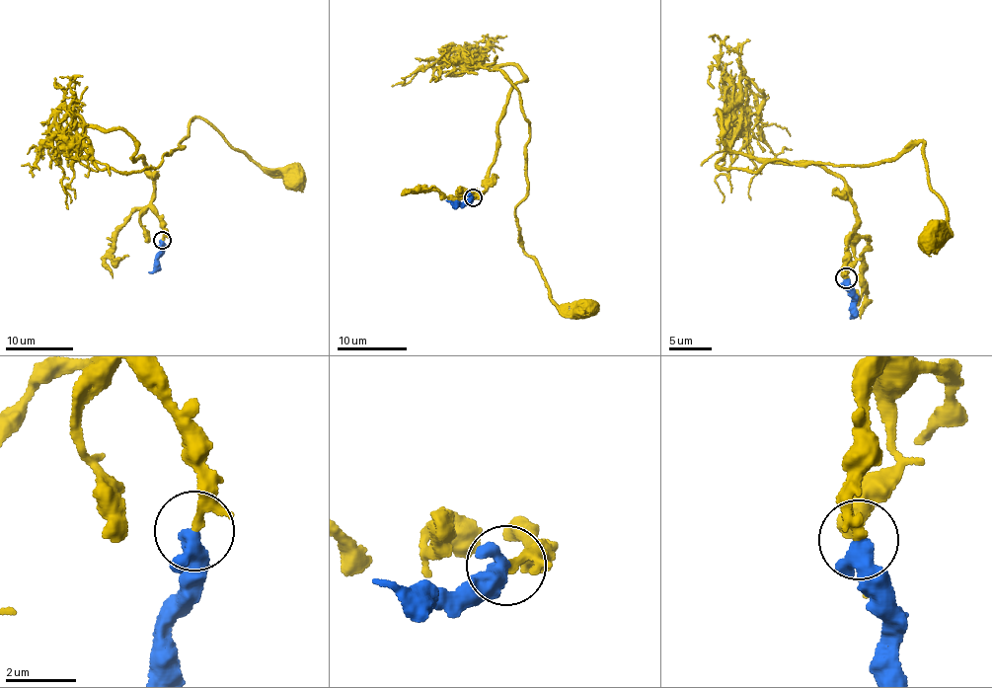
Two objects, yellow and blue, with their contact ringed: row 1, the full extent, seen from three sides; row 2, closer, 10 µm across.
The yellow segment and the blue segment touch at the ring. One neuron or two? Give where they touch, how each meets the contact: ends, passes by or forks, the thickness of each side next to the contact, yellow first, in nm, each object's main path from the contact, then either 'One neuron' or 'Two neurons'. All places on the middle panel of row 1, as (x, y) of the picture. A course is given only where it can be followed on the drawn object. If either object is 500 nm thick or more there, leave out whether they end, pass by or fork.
Place: (473, 197). At the ring yellow passes by. At the ring blue passes by. Thickness 180 nm (yellow) against 360 nm. Course of yellow: (473, 197), (517, 66), (477, 69), (515, 89), (530, 132), (521, 249), (555, 303), (589, 313). Course of blue: (473, 197), (454, 204), (446, 200). One neuron

